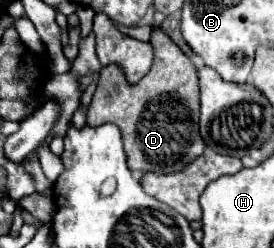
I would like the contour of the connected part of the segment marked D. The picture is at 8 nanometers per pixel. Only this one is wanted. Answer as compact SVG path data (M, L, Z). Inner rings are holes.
M160 28L154 30L150 44L154 48L154 64L136 86L130 86L124 72L114 64L100 70L98 88L86 112L86 124L116 124L122 132L128 168L140 174L164 174L184 170L188 162L196 160L196 156L204 152L206 144L198 134L200 90L194 64Z

